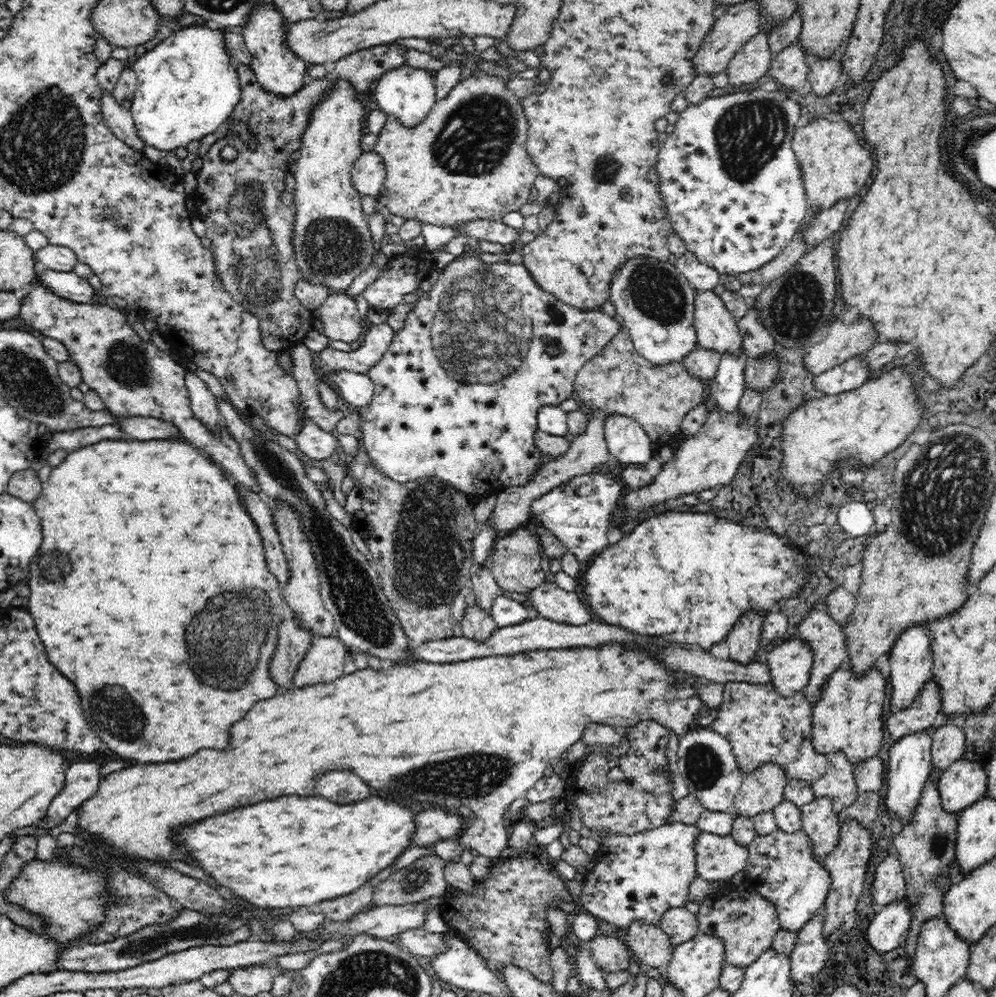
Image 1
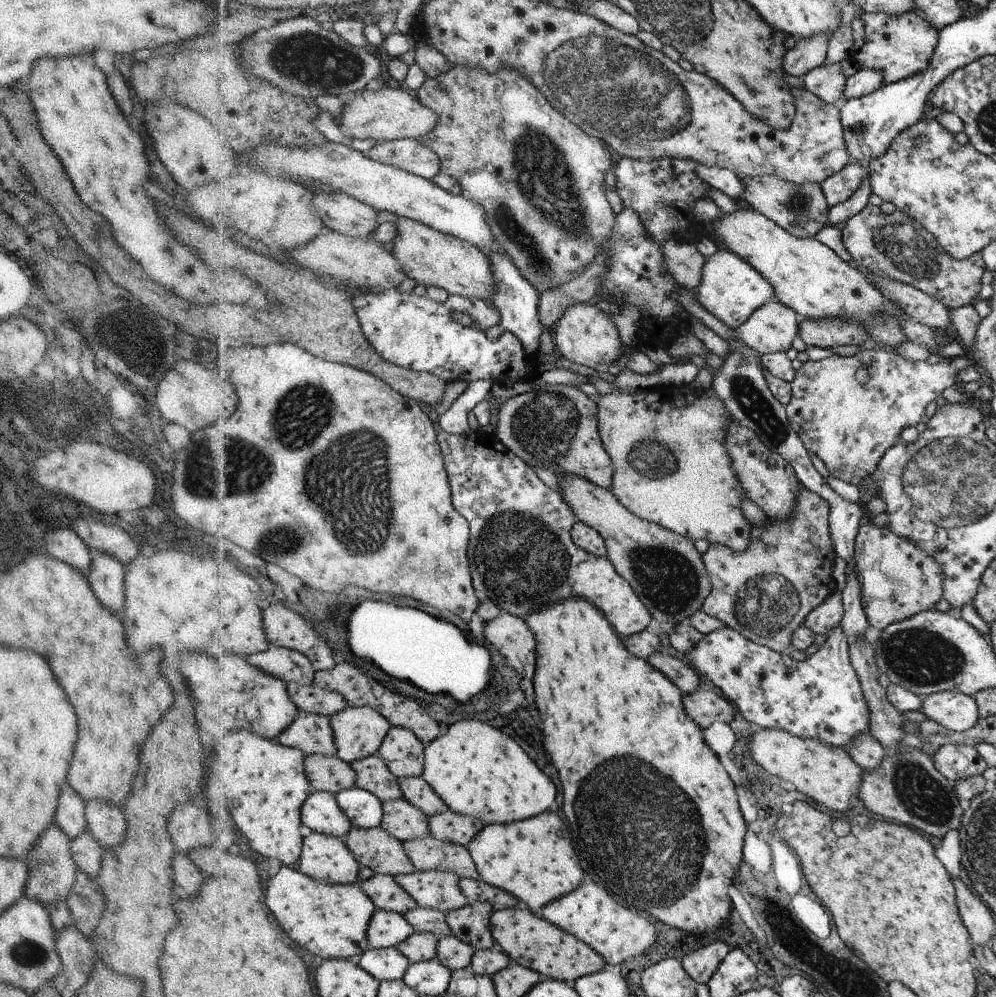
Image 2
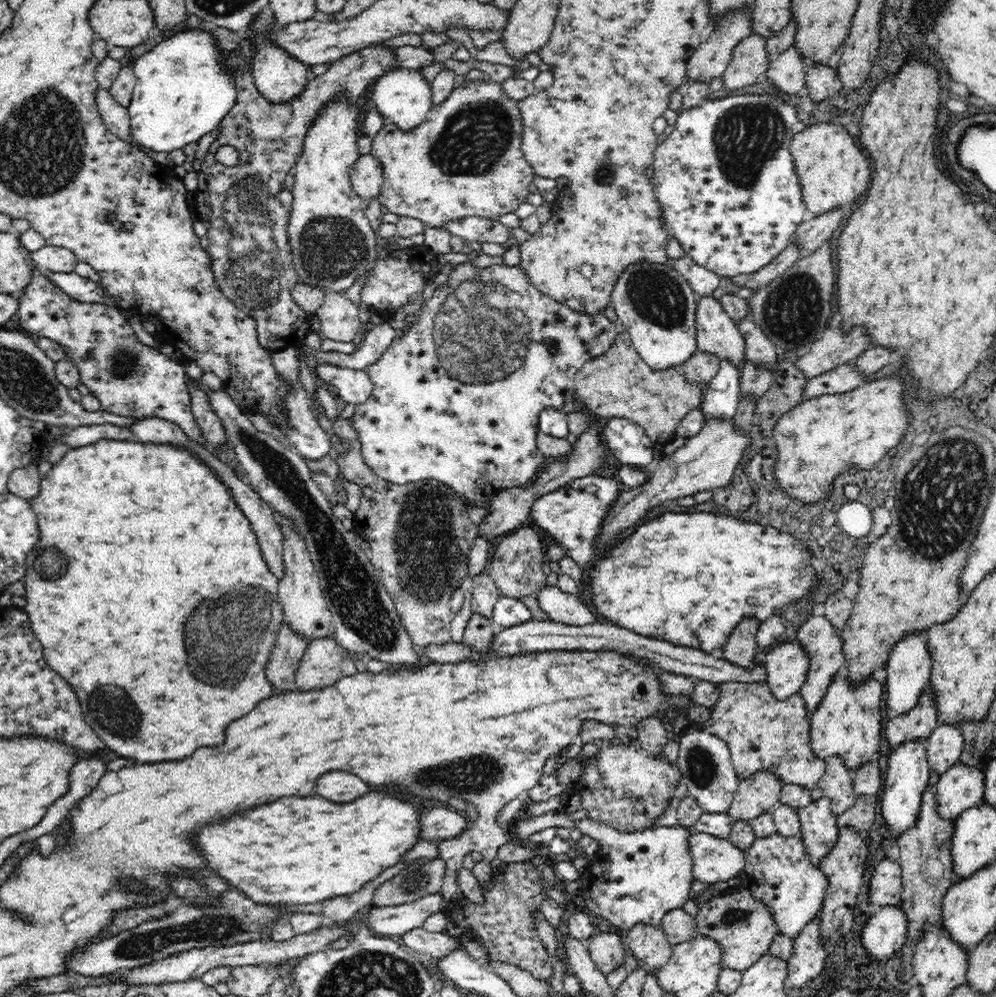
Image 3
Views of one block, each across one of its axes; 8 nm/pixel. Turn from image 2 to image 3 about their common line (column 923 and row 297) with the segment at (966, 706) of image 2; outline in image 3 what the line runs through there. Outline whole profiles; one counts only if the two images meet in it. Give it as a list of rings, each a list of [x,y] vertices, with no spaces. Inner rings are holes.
[[[712,295],[698,298],[695,326],[699,352],[707,352],[707,354],[716,356],[720,362],[728,361],[730,365],[734,365],[736,369],[740,369],[742,372],[746,362],[744,337],[742,337],[734,320],[730,319],[722,309],[720,300],[716,300]]]

